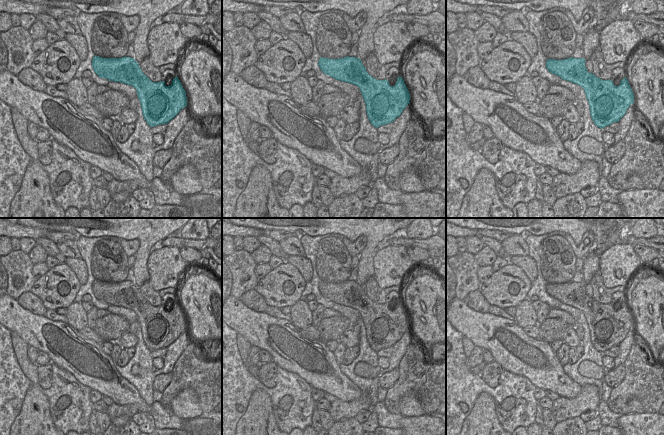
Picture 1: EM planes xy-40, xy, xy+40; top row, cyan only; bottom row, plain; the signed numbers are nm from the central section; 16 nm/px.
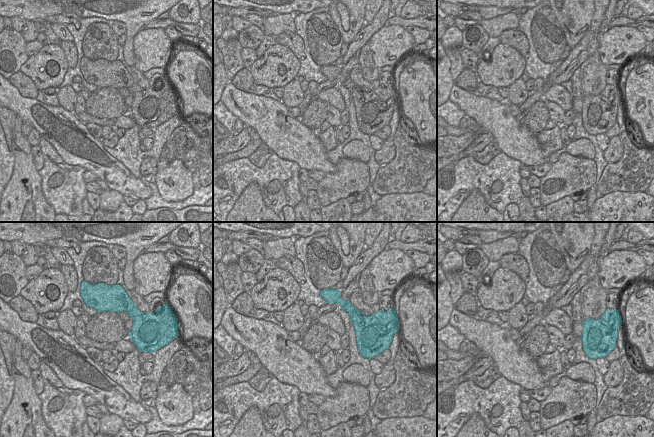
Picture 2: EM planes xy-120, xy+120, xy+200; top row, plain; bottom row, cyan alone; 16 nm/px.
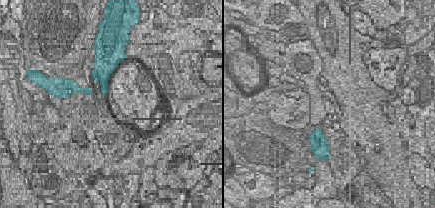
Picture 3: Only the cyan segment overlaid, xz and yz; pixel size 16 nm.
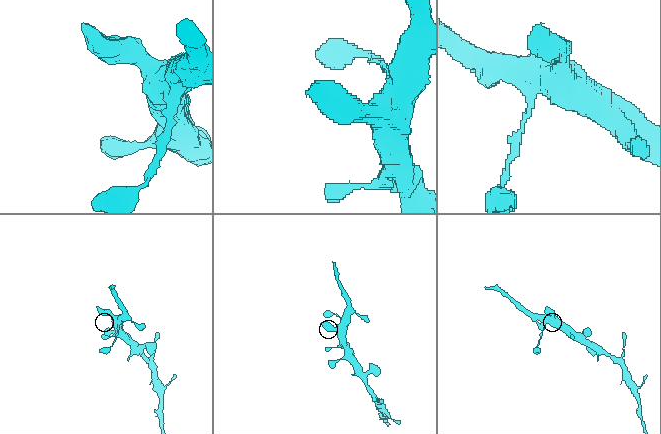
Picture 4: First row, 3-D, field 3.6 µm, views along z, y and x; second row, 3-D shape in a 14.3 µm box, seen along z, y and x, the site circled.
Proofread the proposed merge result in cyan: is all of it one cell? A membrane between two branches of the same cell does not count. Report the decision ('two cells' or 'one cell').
one cell

